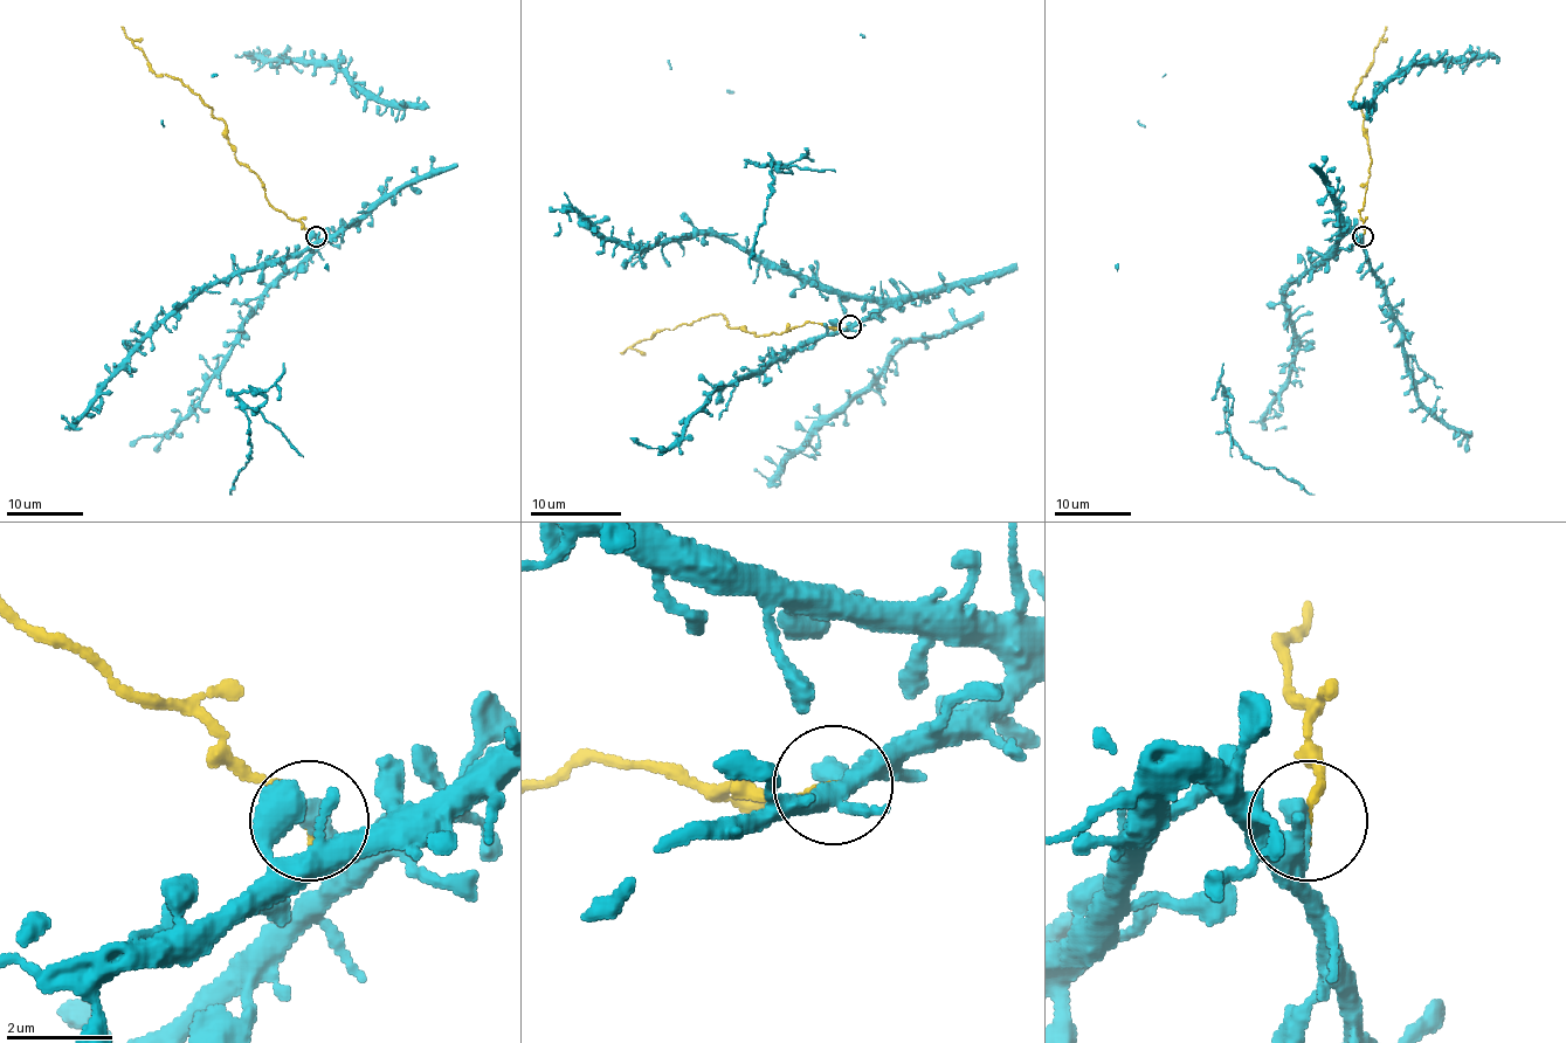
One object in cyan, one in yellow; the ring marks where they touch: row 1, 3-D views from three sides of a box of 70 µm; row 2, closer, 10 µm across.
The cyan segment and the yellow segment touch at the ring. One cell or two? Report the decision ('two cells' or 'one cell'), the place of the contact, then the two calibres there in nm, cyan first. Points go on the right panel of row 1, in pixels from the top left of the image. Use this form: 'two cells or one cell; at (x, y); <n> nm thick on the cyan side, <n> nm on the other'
two cells; at (1363, 236); 440 nm thick on the cyan side, 190 nm on the other

